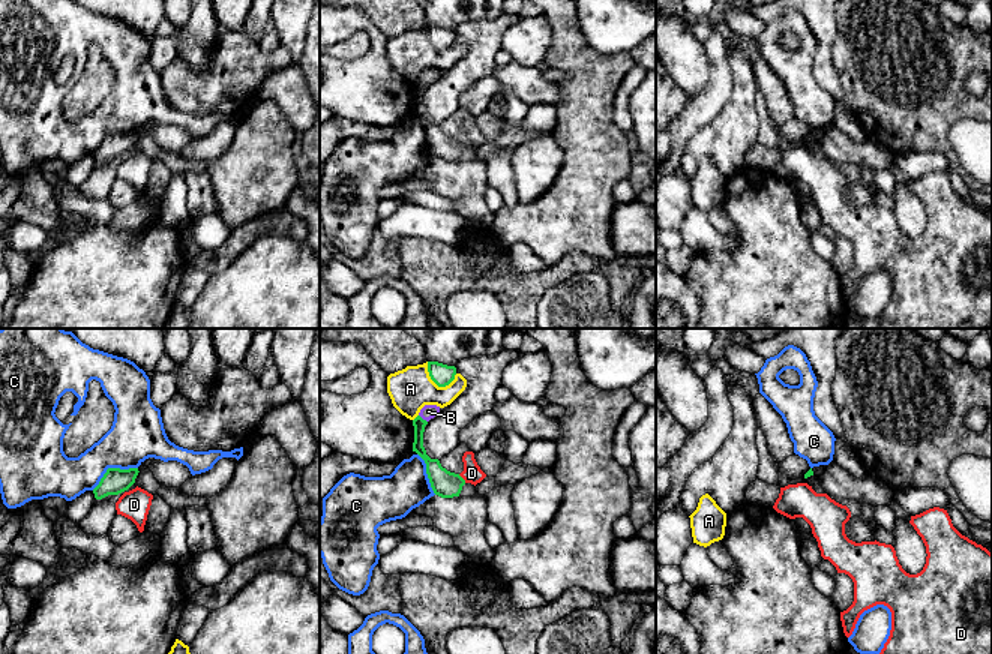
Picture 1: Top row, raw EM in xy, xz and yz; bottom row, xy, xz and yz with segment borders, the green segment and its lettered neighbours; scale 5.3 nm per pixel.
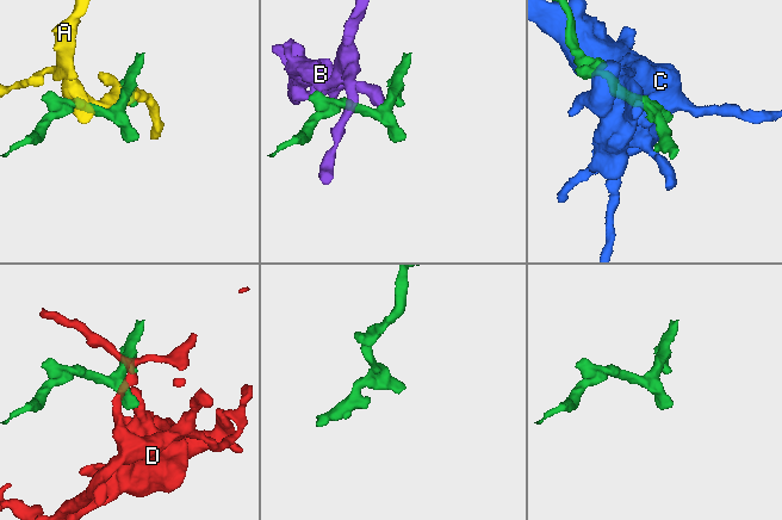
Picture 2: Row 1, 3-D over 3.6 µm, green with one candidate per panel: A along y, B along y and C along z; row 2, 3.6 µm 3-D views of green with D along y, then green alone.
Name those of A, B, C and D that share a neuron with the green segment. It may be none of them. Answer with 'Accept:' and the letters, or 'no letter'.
Accept: no letter

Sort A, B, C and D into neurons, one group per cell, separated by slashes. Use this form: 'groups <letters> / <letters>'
groups A / B / C / D

